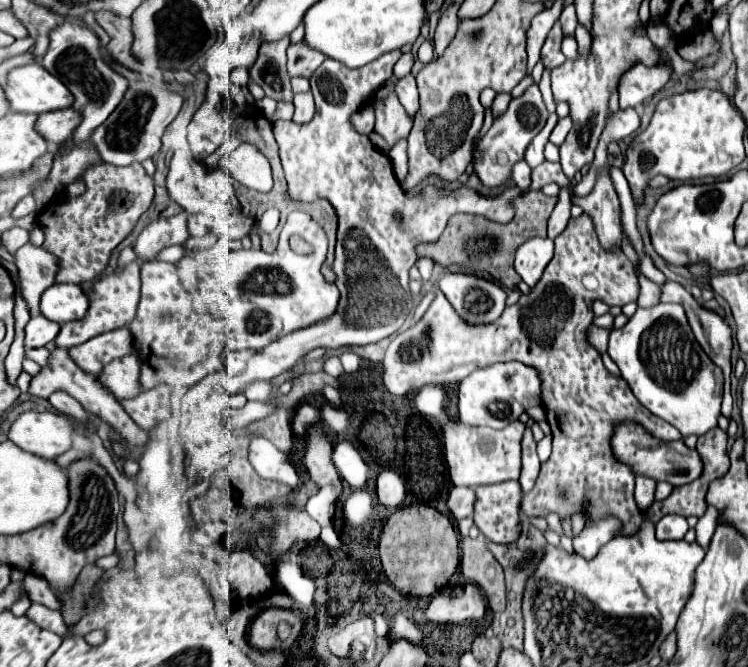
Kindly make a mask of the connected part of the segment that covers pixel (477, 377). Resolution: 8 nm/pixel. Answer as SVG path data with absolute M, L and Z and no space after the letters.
M510 361L510 363L496 363L492 367L474 371L460 383L460 421L464 425L474 427L492 427L502 429L504 425L510 425L516 421L524 409L540 403L540 379L536 375L536 369L526 367L524 363Z

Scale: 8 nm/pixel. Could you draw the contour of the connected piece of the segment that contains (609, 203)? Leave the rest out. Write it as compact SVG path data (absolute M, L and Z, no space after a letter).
M608 167L602 171L594 191L586 197L572 197L572 203L580 205L592 217L600 243L606 249L612 245L620 247L620 201L608 177Z

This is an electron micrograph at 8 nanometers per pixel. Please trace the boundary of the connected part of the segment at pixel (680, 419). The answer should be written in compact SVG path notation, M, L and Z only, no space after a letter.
M660 303L650 309L638 309L622 329L612 329L608 341L608 355L620 367L620 373L630 385L636 399L650 413L674 425L684 439L688 435L704 435L712 427L716 427L722 403L722 371L708 359L708 355L694 339L684 307L676 303Z

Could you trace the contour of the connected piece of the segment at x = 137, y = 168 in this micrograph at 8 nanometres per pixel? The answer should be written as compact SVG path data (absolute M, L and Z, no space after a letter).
M96 163L90 165L78 181L86 185L82 195L68 197L60 193L38 213L38 227L44 233L42 247L58 259L56 283L82 285L98 279L108 265L112 249L134 229L154 197L152 177L146 175L142 163L132 163L128 167Z

